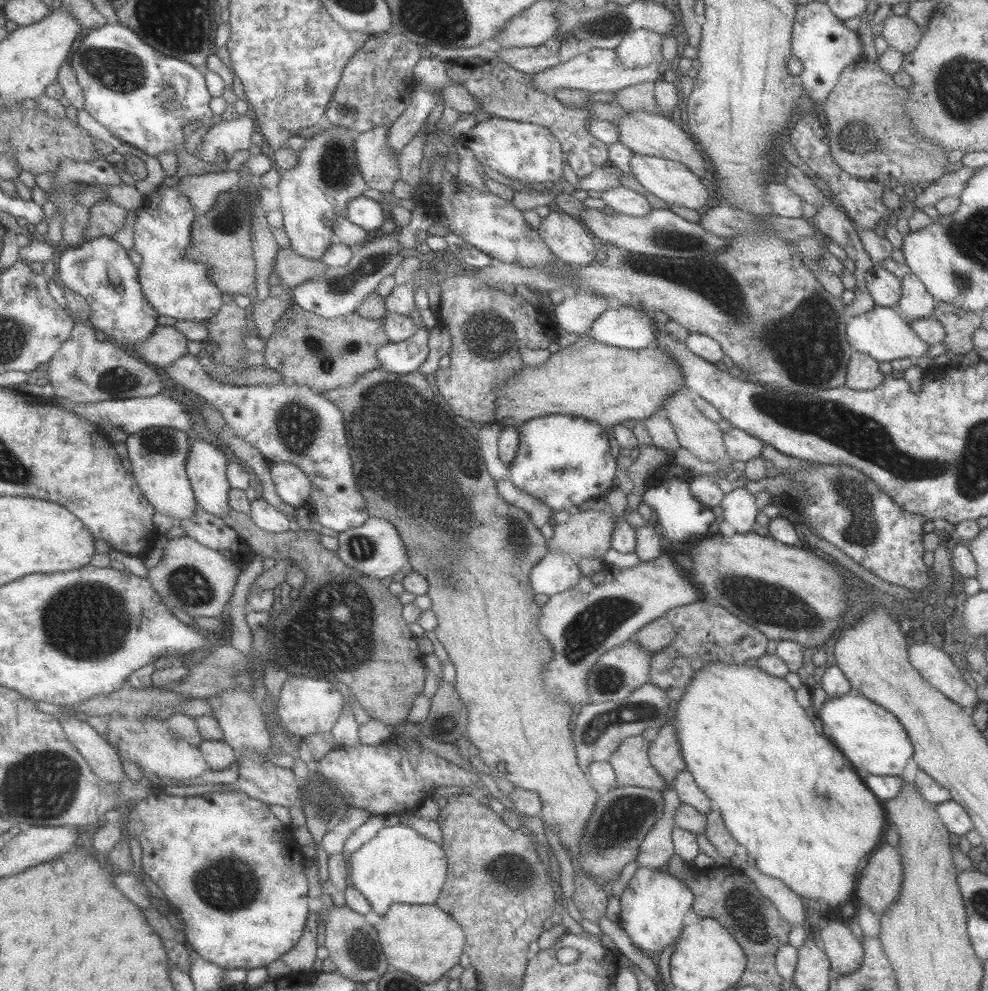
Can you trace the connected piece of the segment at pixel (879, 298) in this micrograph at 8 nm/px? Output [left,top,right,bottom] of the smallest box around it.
[865,264,901,308]

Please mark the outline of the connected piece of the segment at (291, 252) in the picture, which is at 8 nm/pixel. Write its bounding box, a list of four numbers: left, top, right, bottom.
[275,247,328,289]

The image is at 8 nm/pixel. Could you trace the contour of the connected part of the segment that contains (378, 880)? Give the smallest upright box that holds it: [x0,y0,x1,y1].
[351,822,448,916]

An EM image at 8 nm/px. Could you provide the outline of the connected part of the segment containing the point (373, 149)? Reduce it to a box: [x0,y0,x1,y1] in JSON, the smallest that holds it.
[355,126,403,192]

